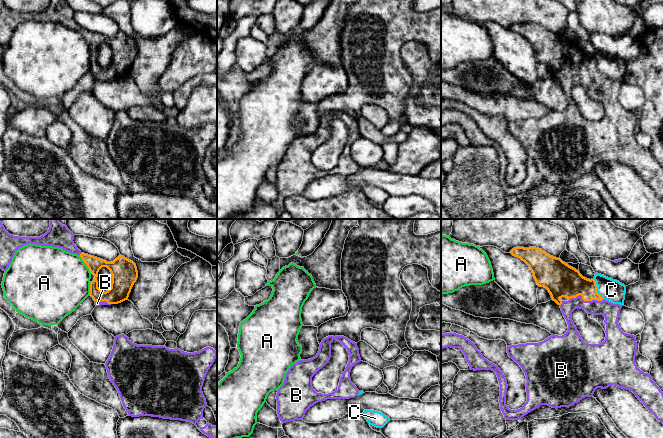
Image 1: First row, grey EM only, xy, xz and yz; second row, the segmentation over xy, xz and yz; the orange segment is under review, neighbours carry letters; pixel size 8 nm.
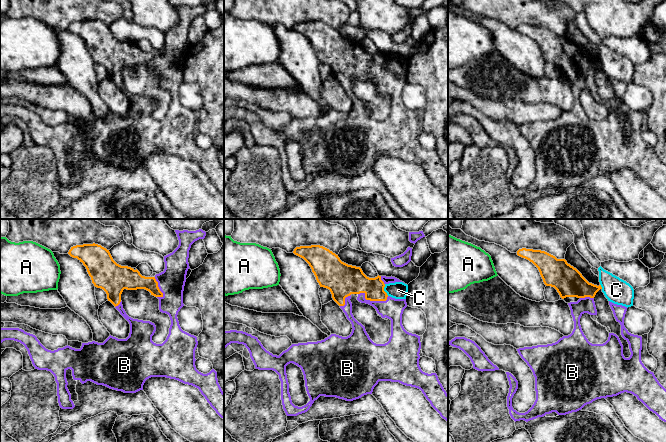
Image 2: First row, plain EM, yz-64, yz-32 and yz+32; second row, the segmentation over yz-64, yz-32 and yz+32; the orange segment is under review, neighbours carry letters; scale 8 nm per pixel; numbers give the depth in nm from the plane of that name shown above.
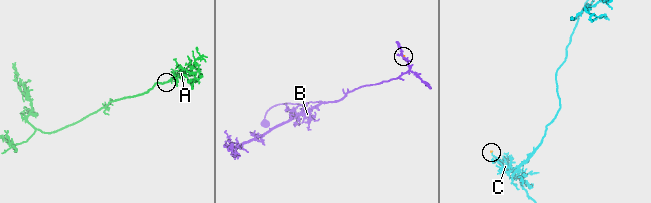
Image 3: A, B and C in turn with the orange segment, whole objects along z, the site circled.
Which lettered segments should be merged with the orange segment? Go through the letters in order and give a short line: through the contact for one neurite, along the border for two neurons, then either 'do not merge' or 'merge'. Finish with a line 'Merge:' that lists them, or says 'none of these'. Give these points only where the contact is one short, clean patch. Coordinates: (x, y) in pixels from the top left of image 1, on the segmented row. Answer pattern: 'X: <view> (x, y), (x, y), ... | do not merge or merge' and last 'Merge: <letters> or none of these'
A: do not merge
B: merge
C: yz (593, 279), (596, 291), (603, 298) | do not merge
Merge: B

